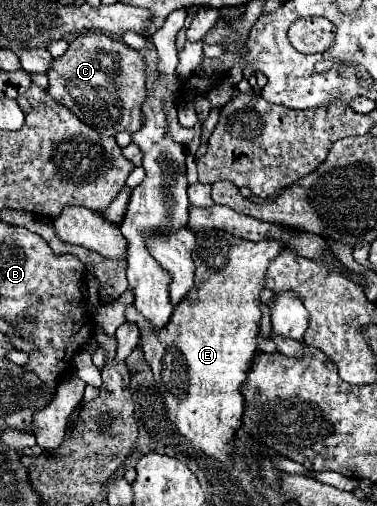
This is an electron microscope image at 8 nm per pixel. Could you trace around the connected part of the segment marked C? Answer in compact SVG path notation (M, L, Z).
M85 32L69 42L61 58L51 62L47 92L99 134L115 136L121 130L137 132L143 124L141 108L147 100L145 68L143 54L129 48L125 42L113 40L101 32Z

